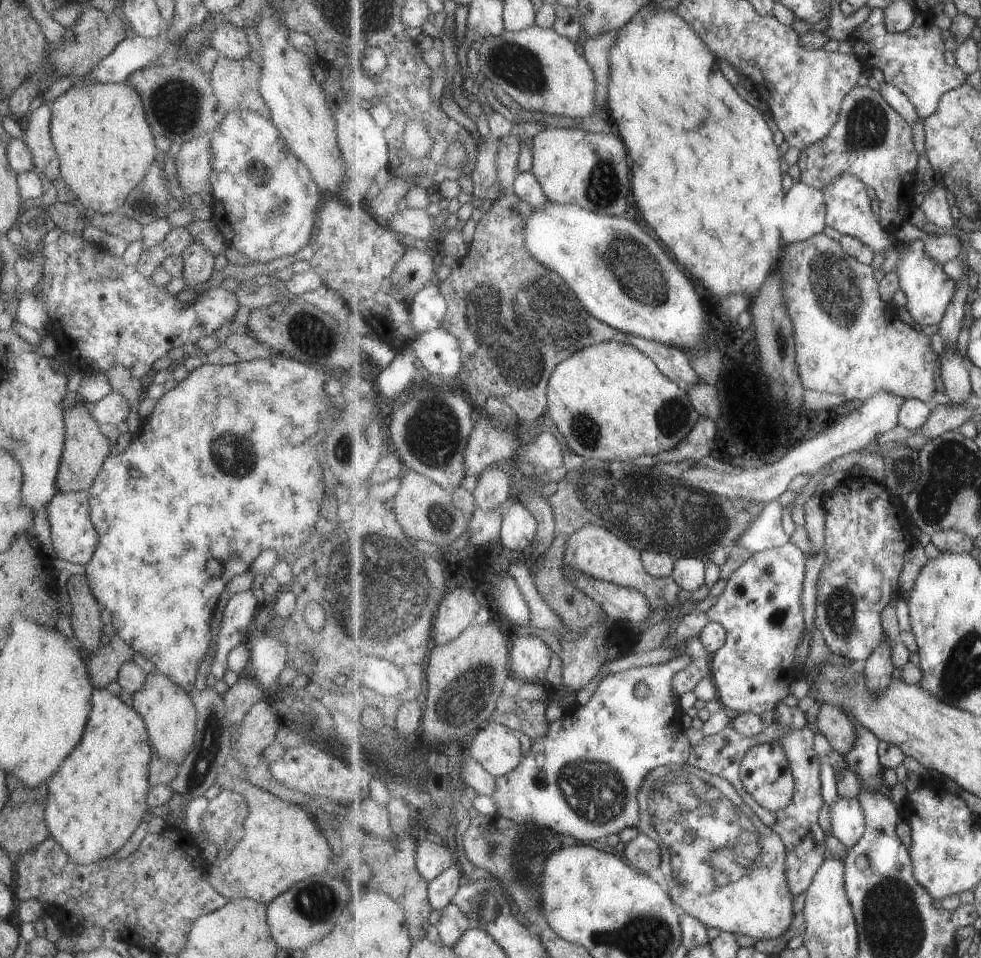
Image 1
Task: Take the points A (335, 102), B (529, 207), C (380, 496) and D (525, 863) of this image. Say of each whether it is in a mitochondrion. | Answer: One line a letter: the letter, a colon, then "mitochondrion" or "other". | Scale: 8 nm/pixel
A: other
B: other
C: other
D: mitochondrion

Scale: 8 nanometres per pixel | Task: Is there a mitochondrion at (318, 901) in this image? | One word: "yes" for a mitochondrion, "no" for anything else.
yes

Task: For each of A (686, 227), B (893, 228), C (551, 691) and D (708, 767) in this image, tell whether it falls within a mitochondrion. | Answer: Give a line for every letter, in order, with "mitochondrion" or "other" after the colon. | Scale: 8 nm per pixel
A: other
B: other
C: other
D: mitochondrion

